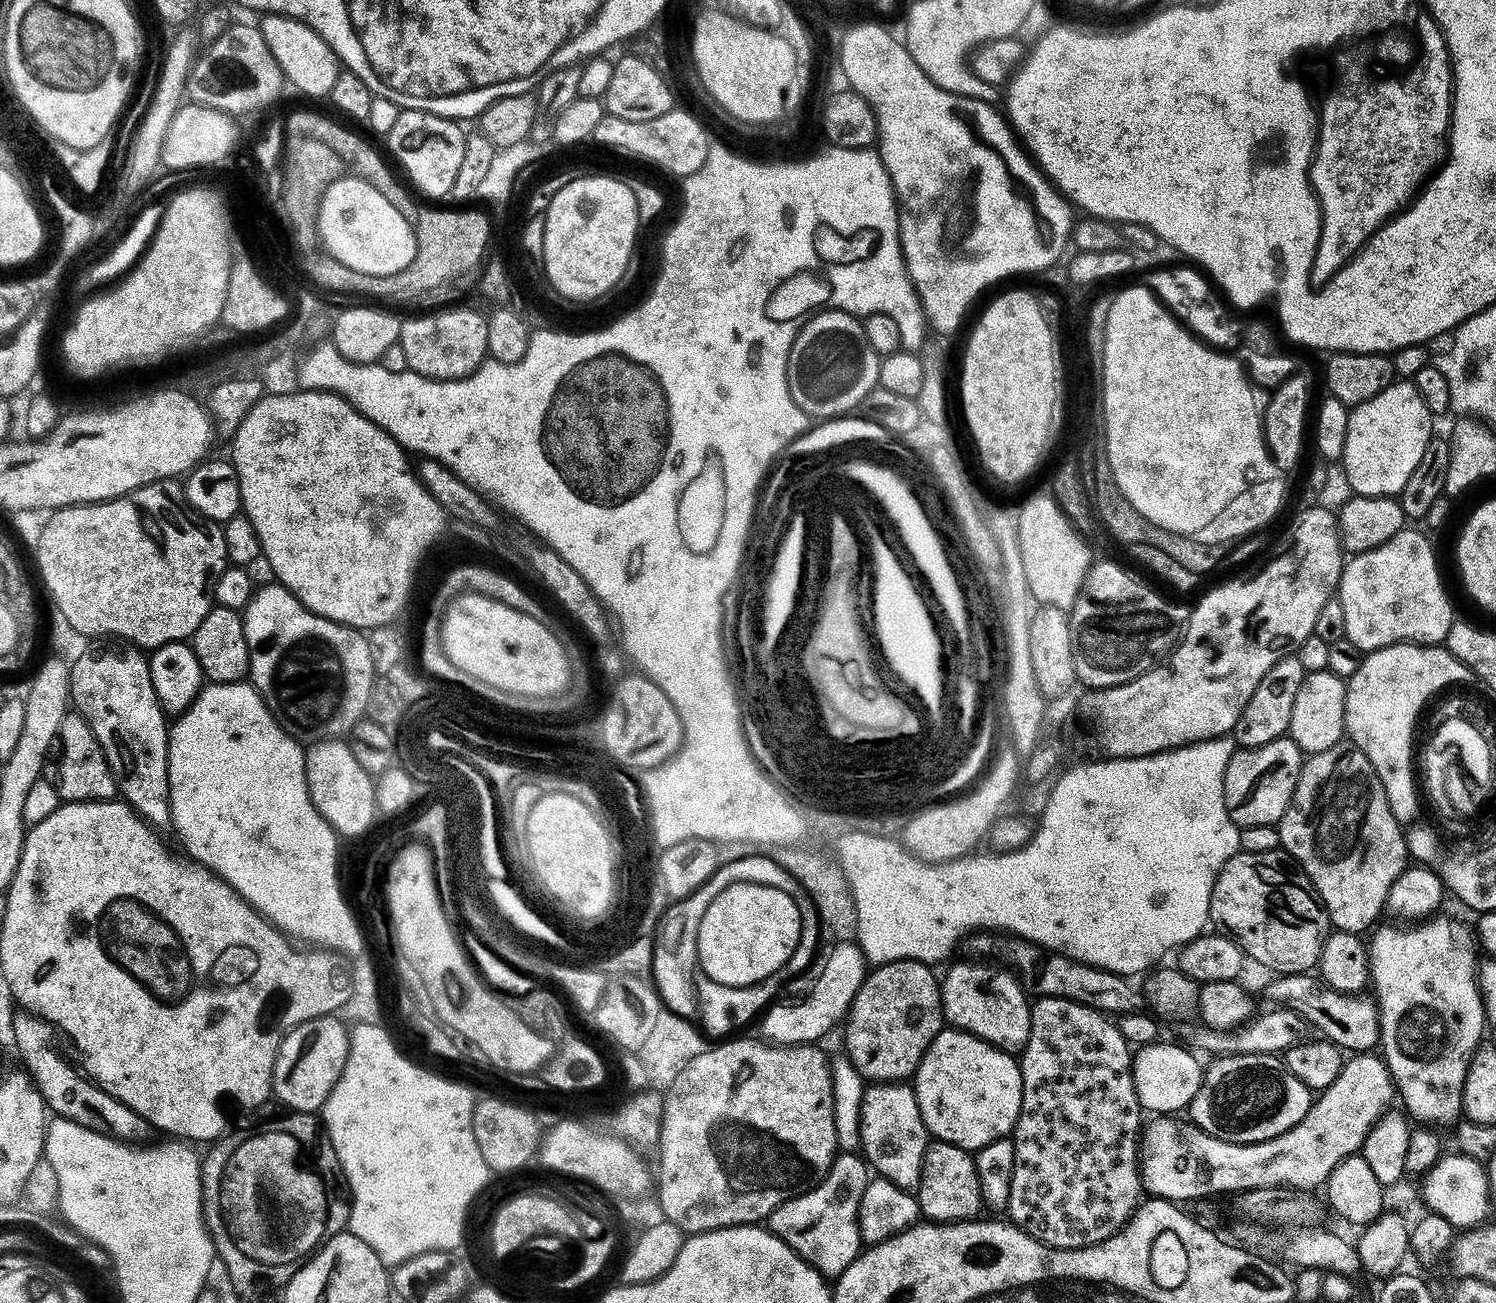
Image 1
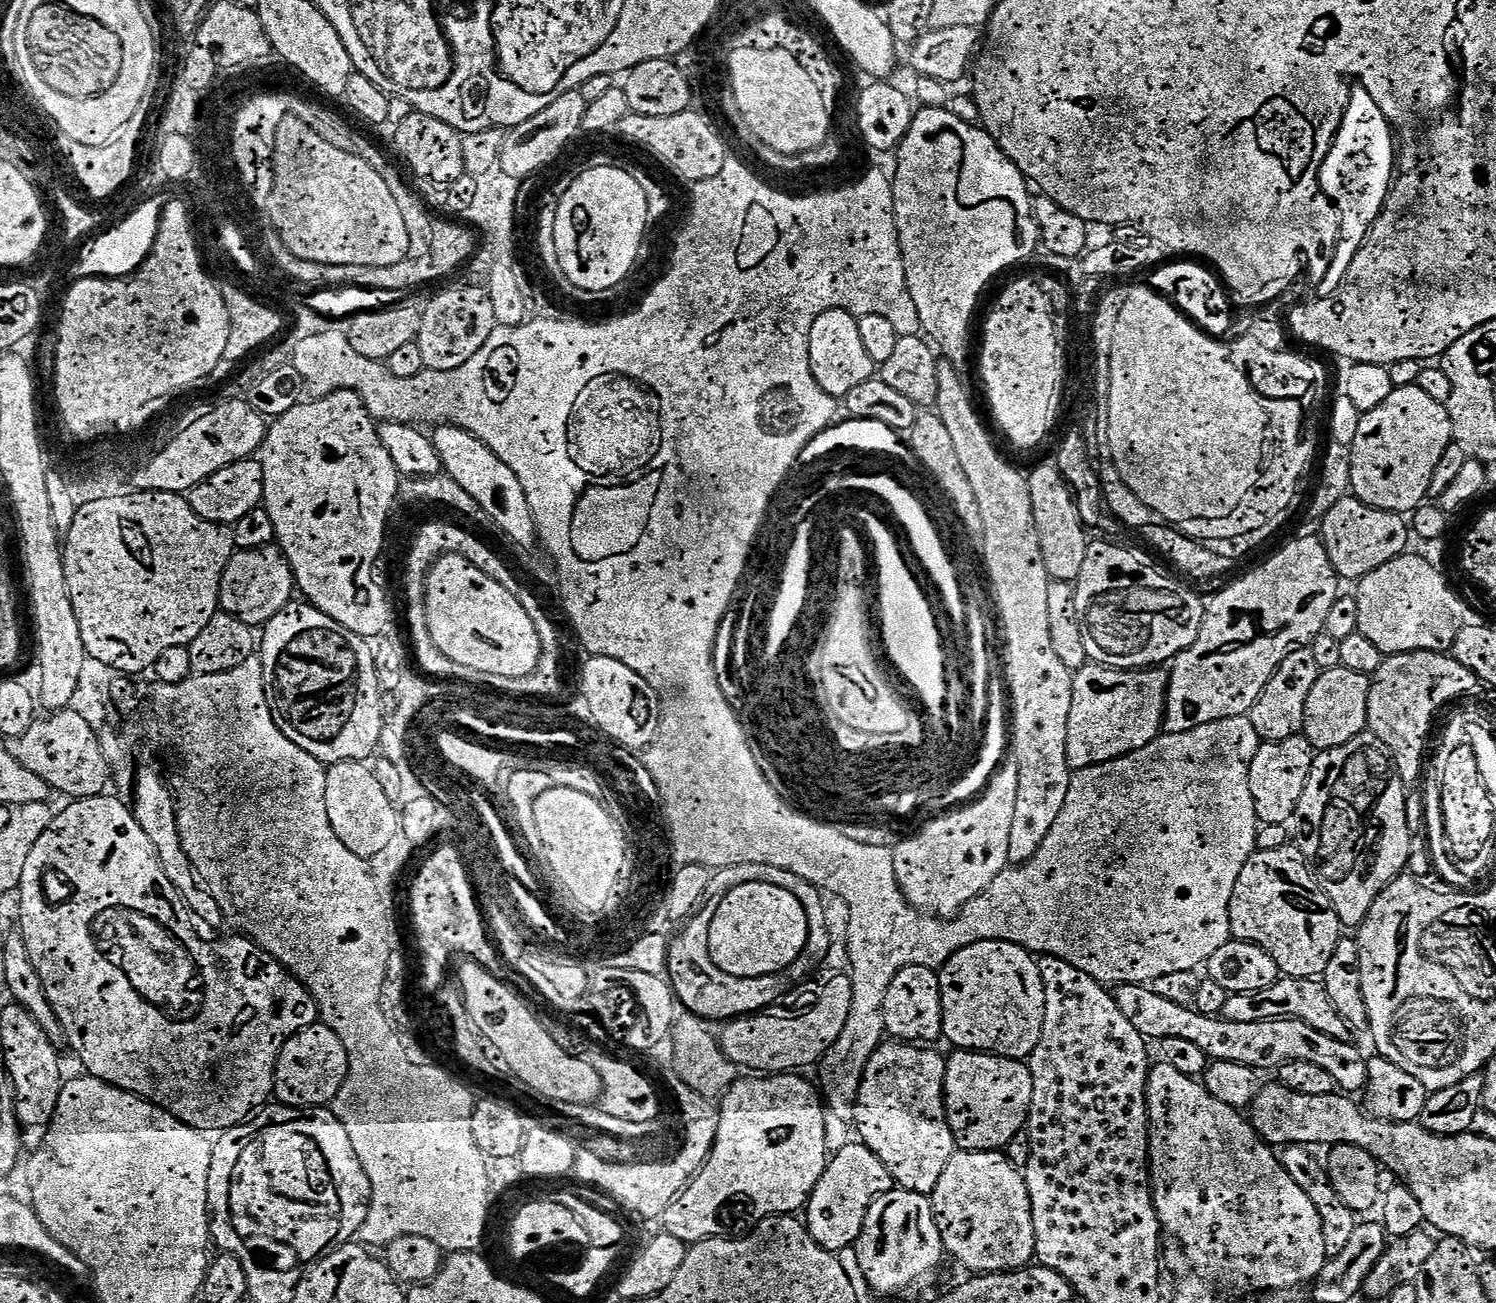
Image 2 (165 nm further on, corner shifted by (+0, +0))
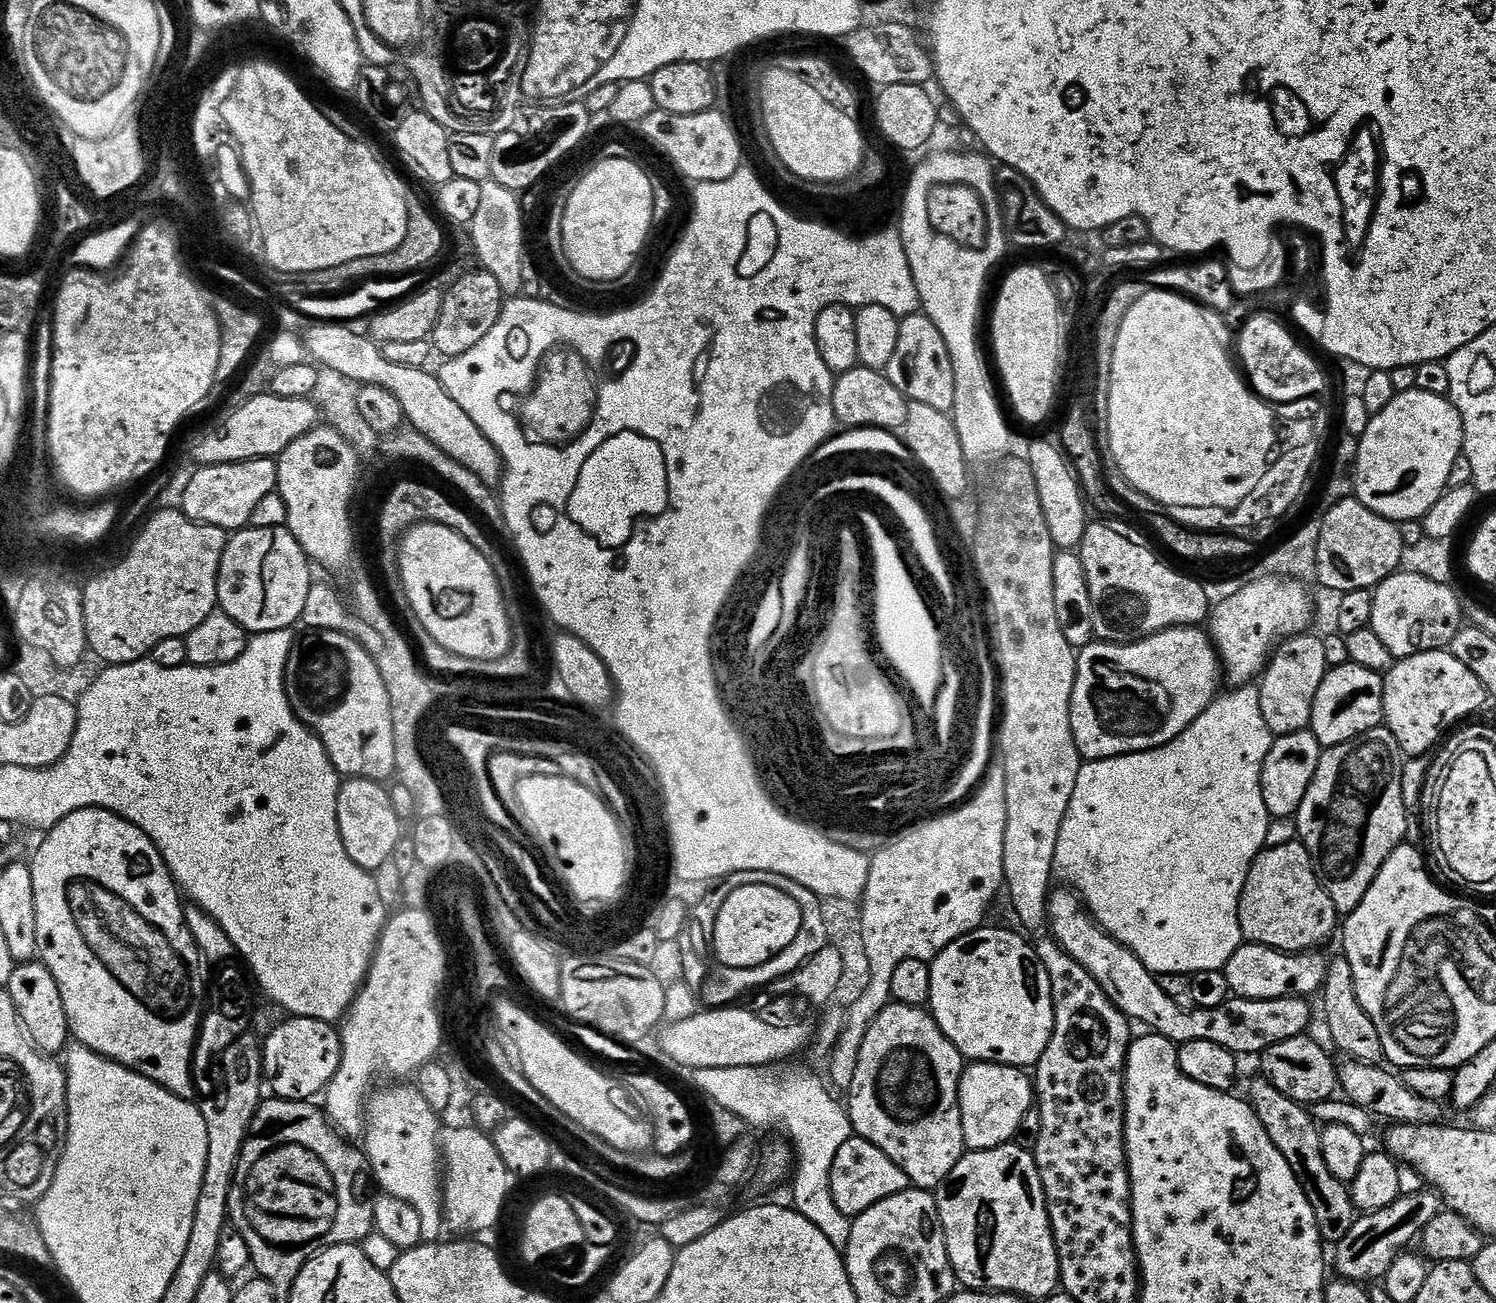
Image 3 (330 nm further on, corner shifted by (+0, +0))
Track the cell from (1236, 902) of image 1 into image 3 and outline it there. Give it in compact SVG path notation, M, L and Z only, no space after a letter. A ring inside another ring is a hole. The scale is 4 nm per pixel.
M1295 843L1280 844L1277 848L1265 847L1253 860L1252 867L1248 869L1248 876L1238 892L1238 923L1241 937L1249 944L1261 944L1289 954L1319 949L1319 944L1338 928L1337 910L1312 869L1310 854L1304 849L1303 843Z

